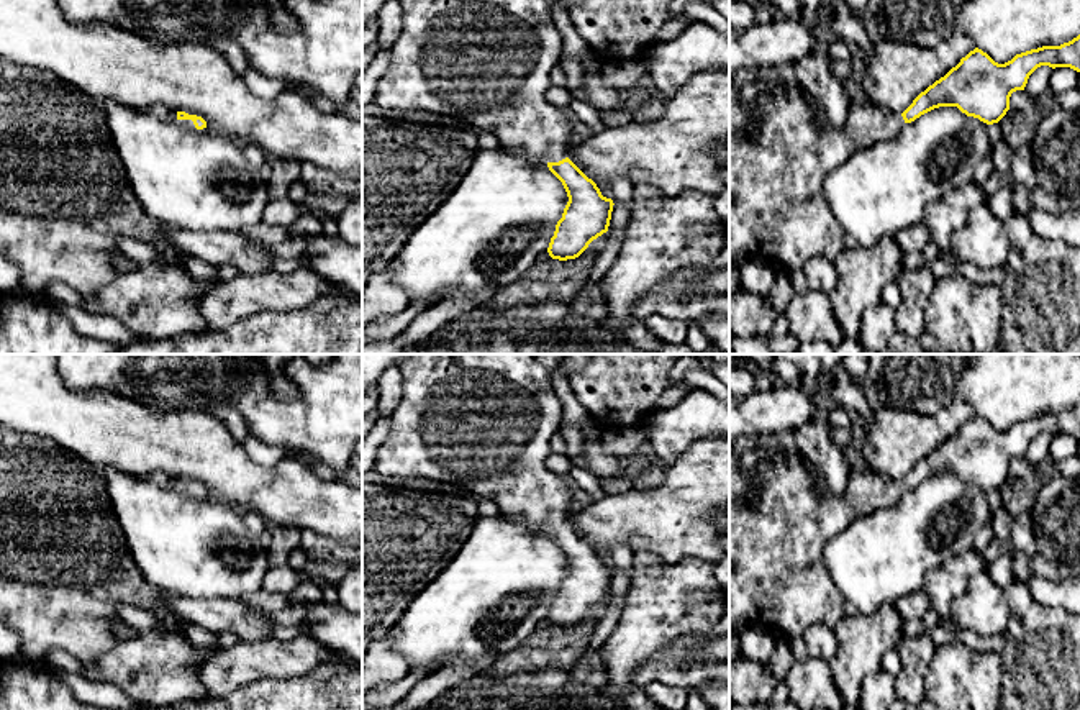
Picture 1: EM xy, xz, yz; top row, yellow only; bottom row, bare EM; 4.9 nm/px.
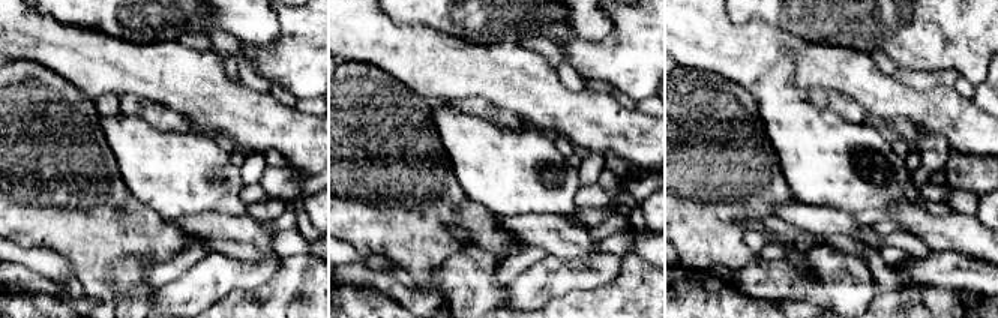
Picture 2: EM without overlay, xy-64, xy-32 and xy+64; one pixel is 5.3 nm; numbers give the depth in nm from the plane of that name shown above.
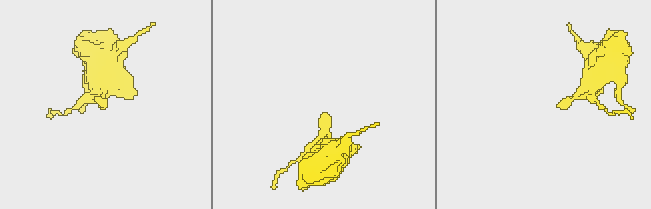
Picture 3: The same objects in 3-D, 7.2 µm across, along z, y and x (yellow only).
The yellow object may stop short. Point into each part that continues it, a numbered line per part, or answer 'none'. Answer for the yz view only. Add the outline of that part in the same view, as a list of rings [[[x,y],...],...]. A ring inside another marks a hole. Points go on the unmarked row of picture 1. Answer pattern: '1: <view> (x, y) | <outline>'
1: yz (777, 579) | [[[729,446],[729,662],[741,654],[741,633],[751,626],[769,630],[777,643],[785,644],[793,638],[803,638],[818,623],[833,628],[846,613],[844,598],[829,579],[823,562],[828,541],[844,531],[854,520],[896,503],[903,492],[901,482],[877,477],[865,467],[849,471],[847,489],[842,495],[833,495],[829,490],[818,494],[798,456],[777,453],[746,474],[739,467],[739,453]],[[751,487],[759,489],[759,498],[752,507],[746,507],[742,498]]]

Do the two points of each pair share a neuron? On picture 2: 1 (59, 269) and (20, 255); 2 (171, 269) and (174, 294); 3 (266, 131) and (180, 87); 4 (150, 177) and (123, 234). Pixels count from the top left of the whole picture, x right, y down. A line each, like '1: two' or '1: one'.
1: one
2: two
3: one
4: two

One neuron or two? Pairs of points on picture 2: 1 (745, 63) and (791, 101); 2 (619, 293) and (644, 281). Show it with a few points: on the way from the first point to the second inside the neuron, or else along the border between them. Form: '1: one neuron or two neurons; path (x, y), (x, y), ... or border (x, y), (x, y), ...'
1: two neurons; border (793, 57), (784, 56), (748, 89)
2: one neuron; path (625, 293), (632, 293), (638, 287)

